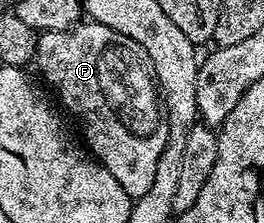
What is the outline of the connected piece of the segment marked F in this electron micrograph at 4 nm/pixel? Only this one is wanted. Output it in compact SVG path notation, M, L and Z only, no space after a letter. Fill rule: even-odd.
M91 20L77 21L75 26L65 30L45 30L36 40L34 66L52 86L60 89L59 105L69 110L80 121L84 129L83 141L97 162L105 166L122 184L128 197L135 200L146 196L154 184L154 174L158 172L158 160L166 148L168 140L168 116L162 105L162 95L156 84L156 73L146 48L114 28Z

